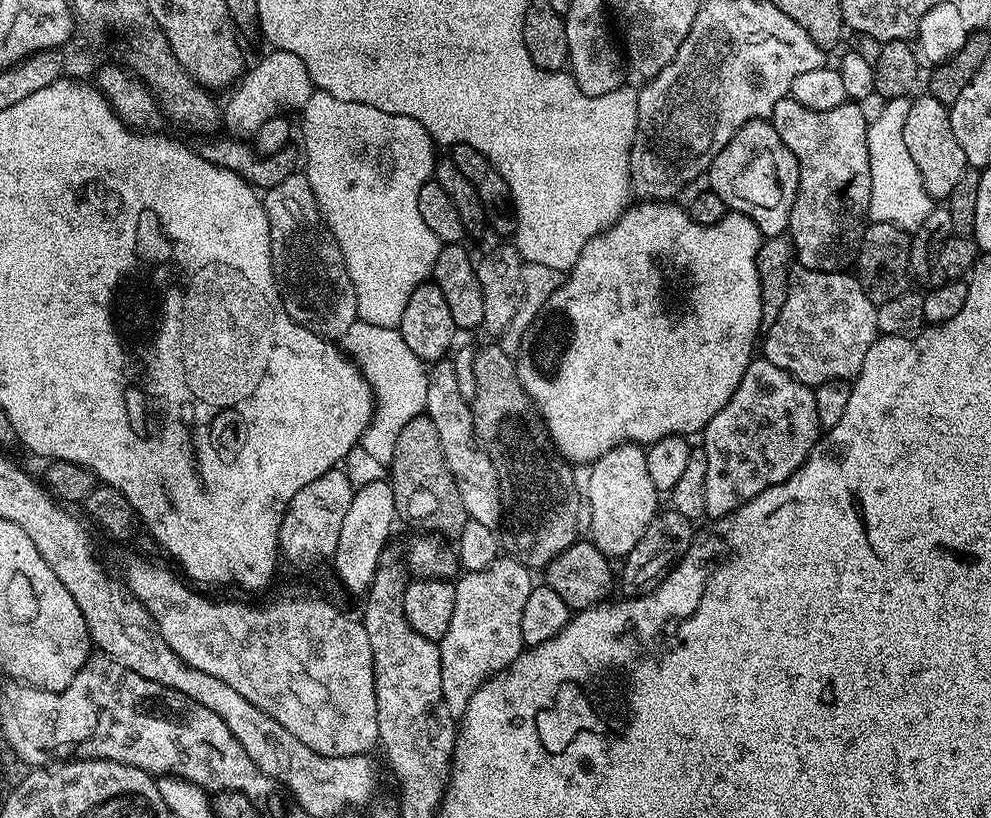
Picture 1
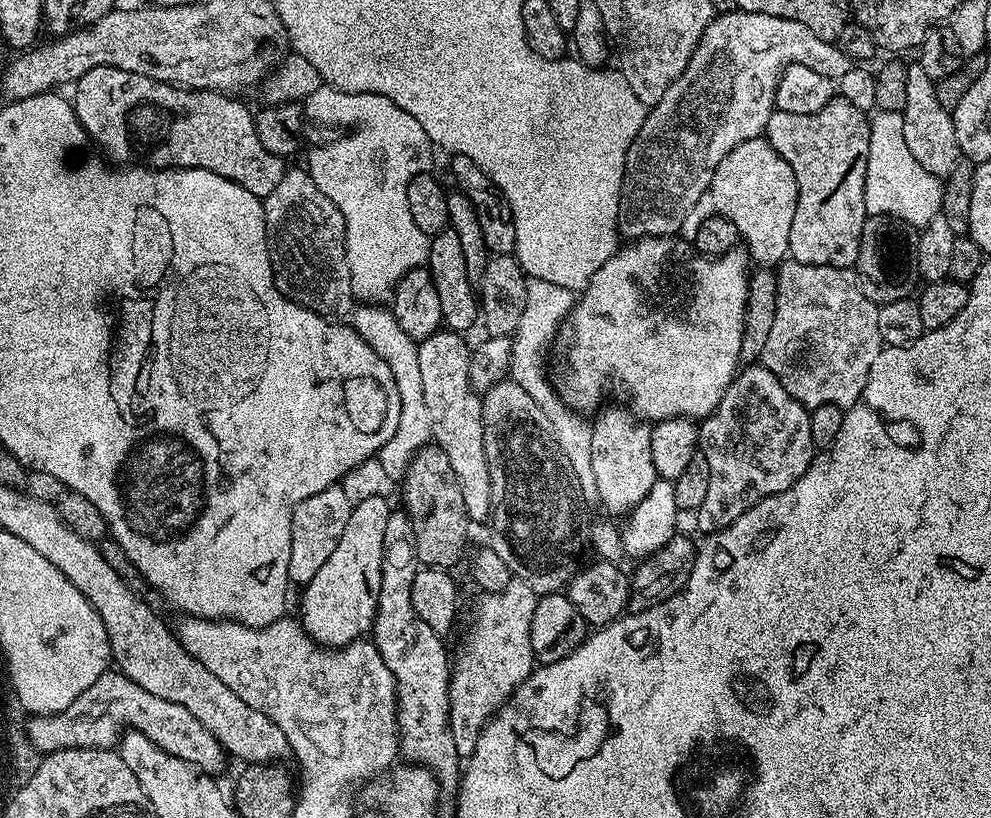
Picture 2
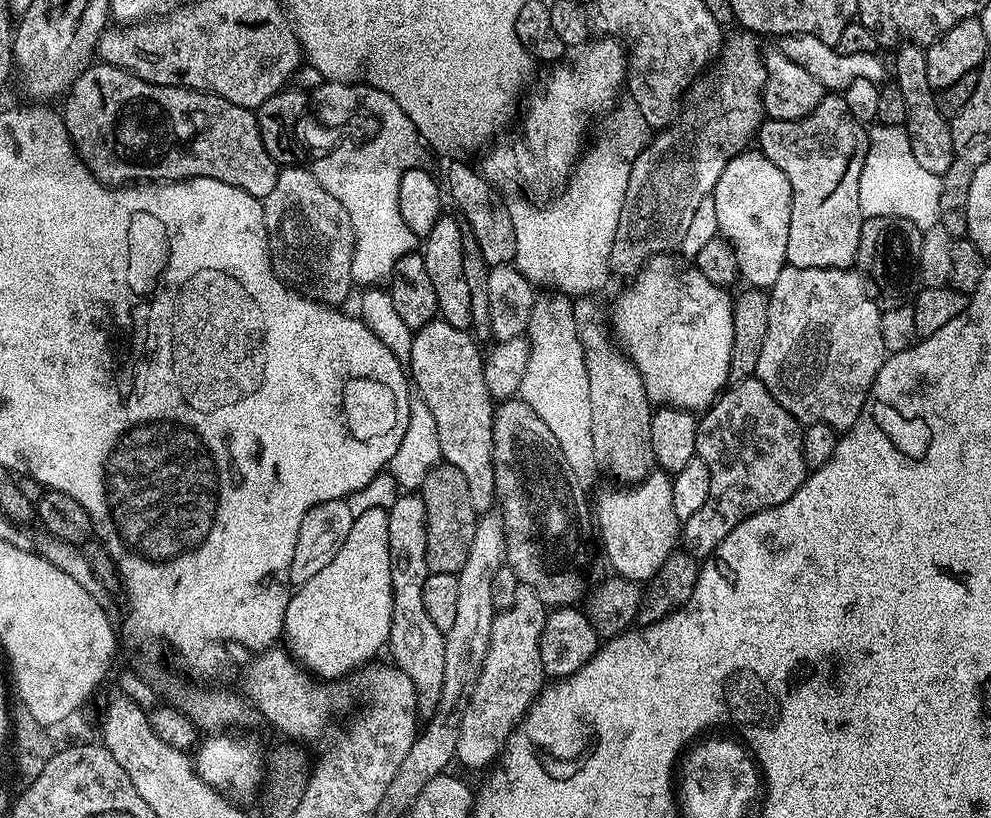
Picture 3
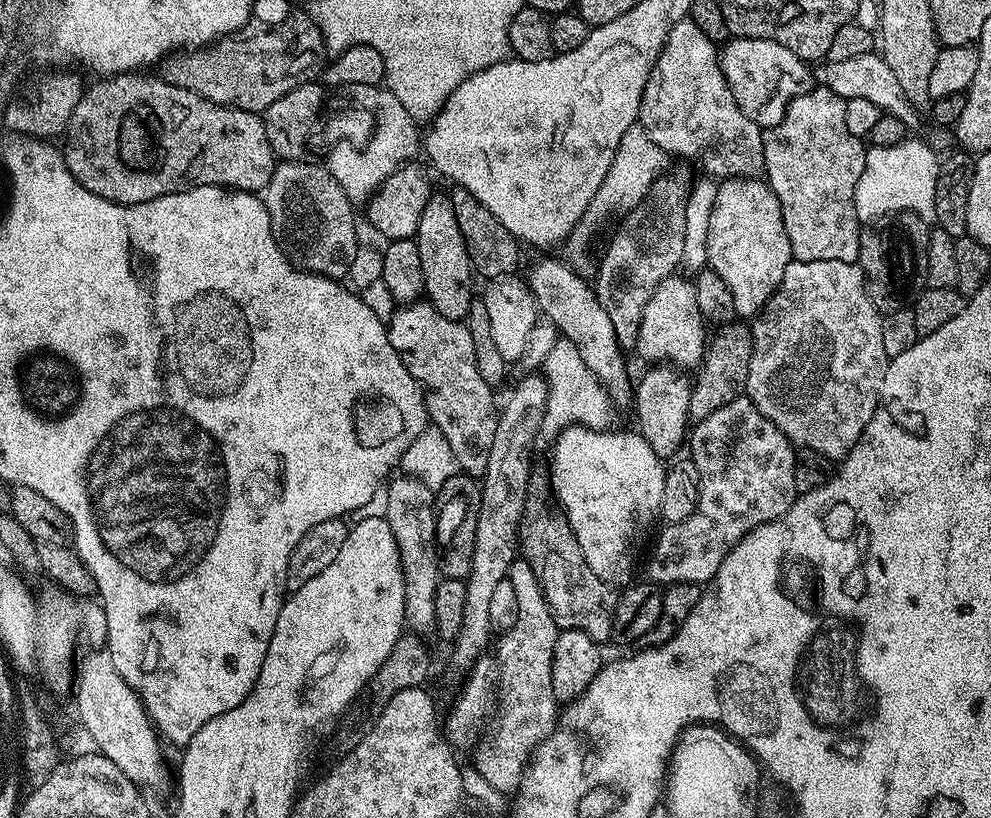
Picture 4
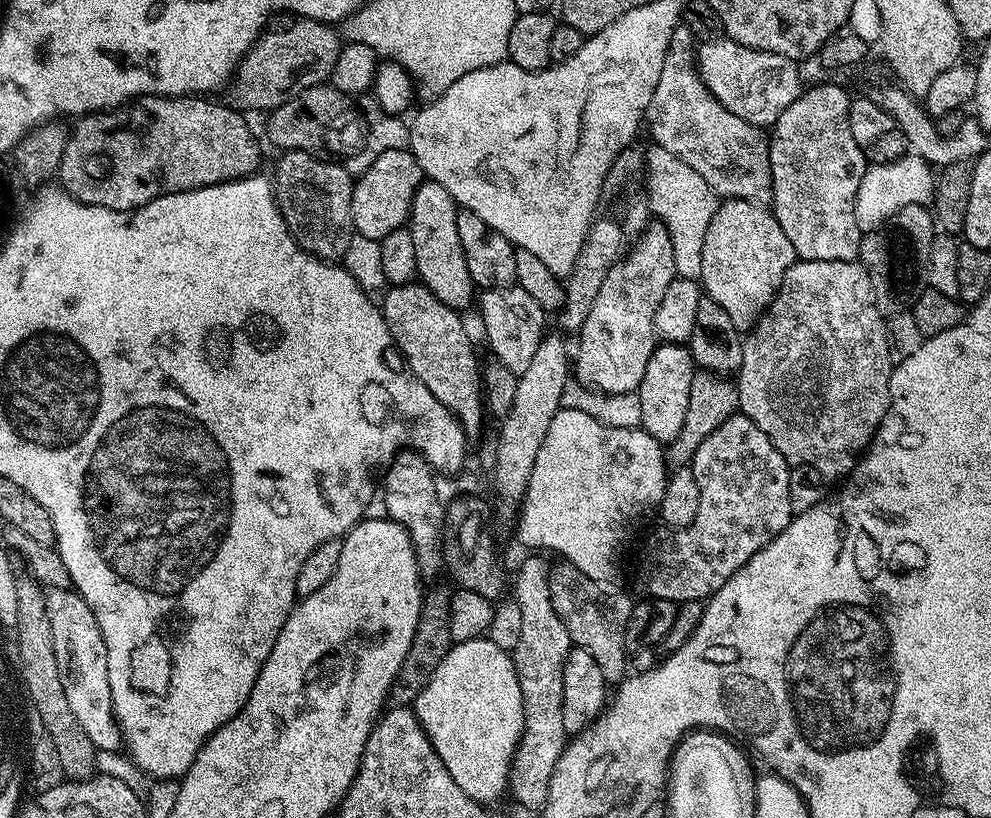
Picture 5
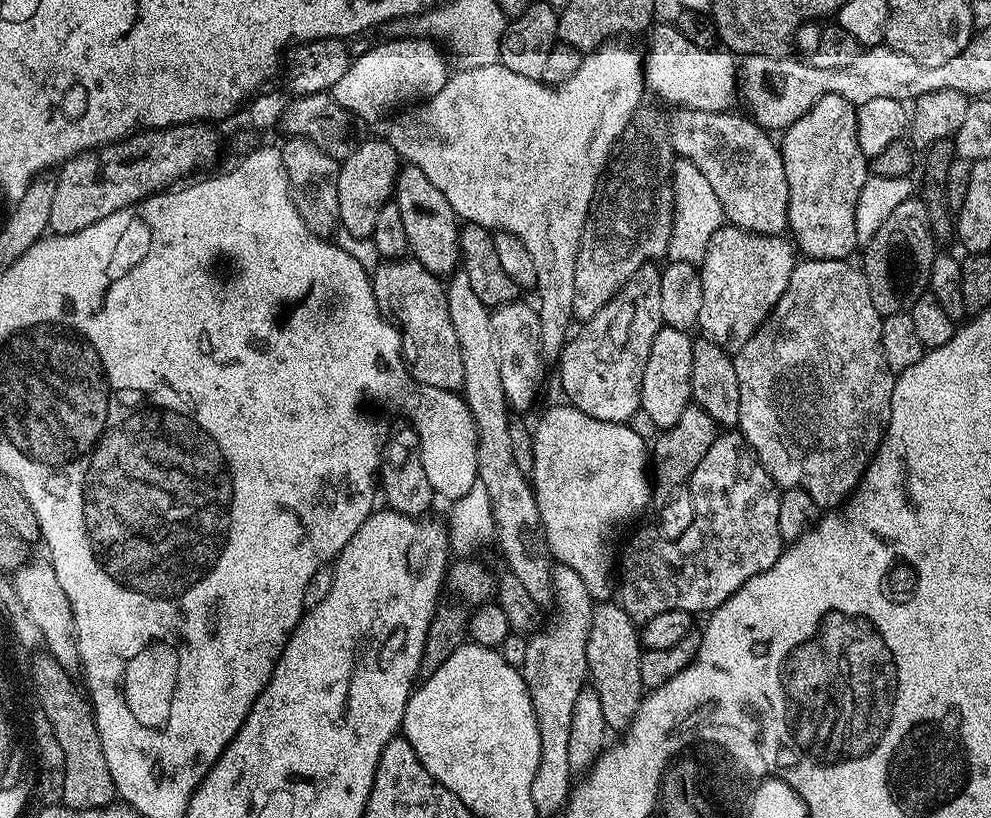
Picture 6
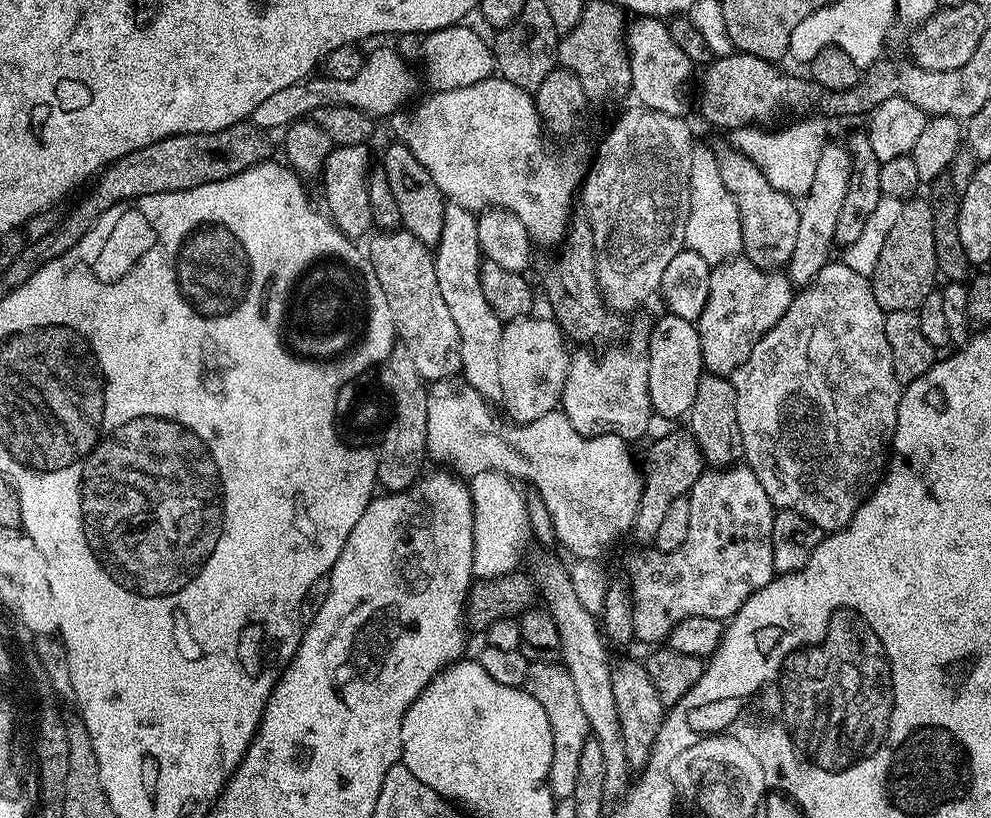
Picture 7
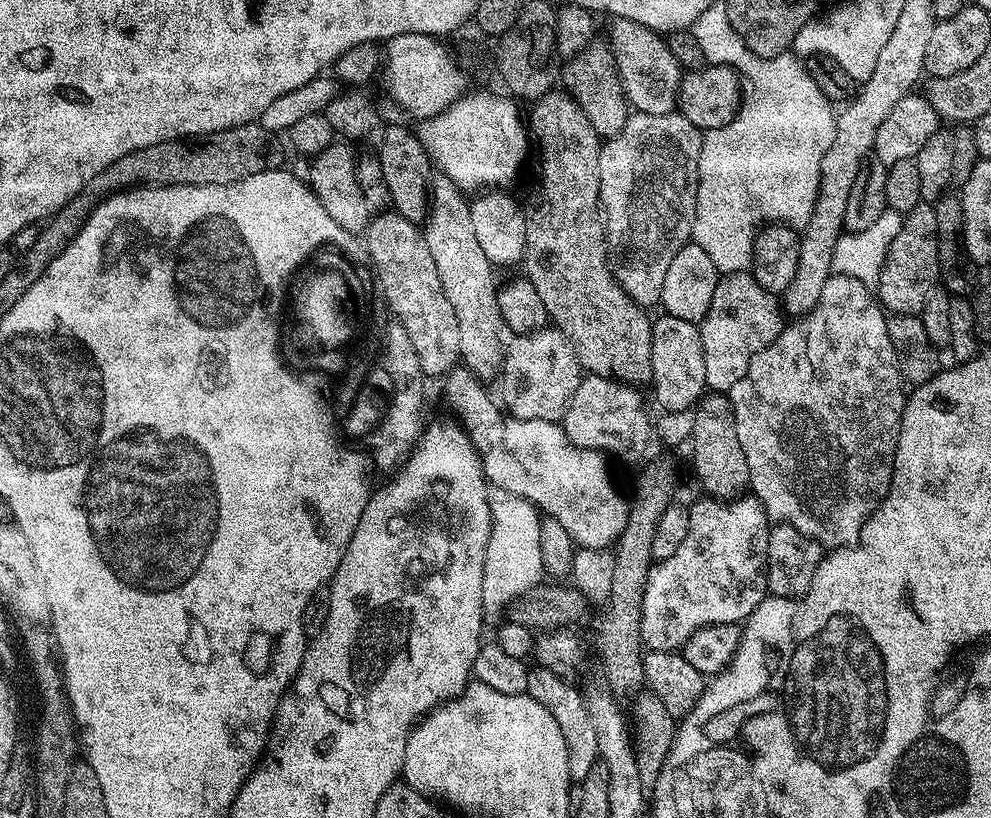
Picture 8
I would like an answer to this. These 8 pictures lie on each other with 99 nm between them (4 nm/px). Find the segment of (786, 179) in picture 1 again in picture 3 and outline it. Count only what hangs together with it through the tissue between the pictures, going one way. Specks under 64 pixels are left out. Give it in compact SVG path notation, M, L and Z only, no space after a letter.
M745 150L740 152L730 162L726 162L726 170L722 170L722 178L712 191L714 214L718 214L718 233L727 240L738 262L739 279L745 280L745 285L761 290L771 289L774 282L778 282L778 274L788 264L786 242L790 238L790 206L792 205L792 191L790 182L786 182L786 174L770 162L759 150Z

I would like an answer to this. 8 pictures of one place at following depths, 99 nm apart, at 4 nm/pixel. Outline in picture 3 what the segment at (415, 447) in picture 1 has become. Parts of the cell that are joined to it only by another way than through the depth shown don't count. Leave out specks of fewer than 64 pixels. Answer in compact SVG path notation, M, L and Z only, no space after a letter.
M441 462L427 474L425 482L418 489L418 495L426 506L426 566L434 574L459 574L462 566L466 566L466 557L470 555L470 542L474 542L474 530L478 513L474 510L474 502L470 502L470 490L466 487L466 478L462 478L462 470L453 464Z

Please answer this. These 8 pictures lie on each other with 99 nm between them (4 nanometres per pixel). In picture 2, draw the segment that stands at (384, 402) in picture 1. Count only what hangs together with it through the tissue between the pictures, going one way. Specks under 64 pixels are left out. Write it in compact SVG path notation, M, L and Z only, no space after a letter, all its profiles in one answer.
M359 305L353 311L350 322L357 334L390 366L398 385L399 397L402 398L402 418L399 428L395 436L390 438L376 455L387 475L398 482L403 479L409 462L418 449L429 443L432 437L430 412L423 397L422 377L419 372L418 342L410 338L406 330L398 325L397 318L391 309L381 305Z

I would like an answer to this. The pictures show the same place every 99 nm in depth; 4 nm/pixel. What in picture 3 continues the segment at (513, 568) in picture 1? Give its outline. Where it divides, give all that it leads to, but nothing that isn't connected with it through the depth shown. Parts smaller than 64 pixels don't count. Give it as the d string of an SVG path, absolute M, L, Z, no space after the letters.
M521 583L514 598L514 606L505 612L497 612L490 630L486 662L482 666L478 686L464 708L462 726L458 730L456 760L466 767L484 768L495 756L497 759L503 753L512 731L545 687L540 639L548 614L549 609L542 598L538 598L530 586Z

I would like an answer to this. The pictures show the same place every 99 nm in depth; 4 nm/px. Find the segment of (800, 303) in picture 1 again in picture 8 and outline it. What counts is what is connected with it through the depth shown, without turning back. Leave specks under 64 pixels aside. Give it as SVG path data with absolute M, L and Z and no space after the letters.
M839 274L829 275L822 289L822 296L812 312L789 323L778 334L778 338L774 338L774 342L766 346L766 350L762 350L752 359L742 382L737 382L732 387L730 399L732 413L736 419L738 442L742 446L742 454L746 454L748 488L751 495L755 496L764 507L764 513L769 521L794 526L794 530L806 534L806 538L816 540L825 550L850 548L854 544L861 543L864 524L874 515L877 506L884 501L886 494L892 489L894 454L898 446L898 434L902 426L906 399L906 384L900 374L898 358L894 354L894 342L890 342L888 333L888 316L869 287L858 282L856 278Z

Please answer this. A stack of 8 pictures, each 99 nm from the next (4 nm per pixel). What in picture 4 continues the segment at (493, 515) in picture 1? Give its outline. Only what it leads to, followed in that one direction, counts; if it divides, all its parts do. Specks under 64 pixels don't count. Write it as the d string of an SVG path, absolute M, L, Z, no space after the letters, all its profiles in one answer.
M427 302L405 304L397 307L391 320L387 321L388 337L402 358L406 370L424 390L424 404L428 408L429 421L442 430L450 450L454 450L457 465L473 478L483 477L490 462L490 446L494 446L494 430L498 419L497 405L492 405L494 388L482 380L474 360L473 339L467 323L451 320L438 314L434 306Z

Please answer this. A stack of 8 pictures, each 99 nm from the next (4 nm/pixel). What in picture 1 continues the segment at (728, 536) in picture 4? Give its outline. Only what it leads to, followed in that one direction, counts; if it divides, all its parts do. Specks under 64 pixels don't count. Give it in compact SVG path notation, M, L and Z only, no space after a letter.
M752 359L730 402L710 418L703 430L705 517L718 521L762 494L762 490L786 482L806 462L821 435L815 391L768 360Z

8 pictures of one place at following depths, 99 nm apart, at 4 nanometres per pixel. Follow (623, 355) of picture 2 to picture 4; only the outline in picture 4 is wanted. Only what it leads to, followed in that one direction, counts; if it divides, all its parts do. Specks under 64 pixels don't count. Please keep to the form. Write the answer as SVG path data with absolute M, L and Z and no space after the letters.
M680 274L670 275L654 290L650 302L646 302L635 351L652 360L648 362L671 362L681 370L695 369L706 351L704 324L706 317L698 306L695 283L691 279L683 280Z

